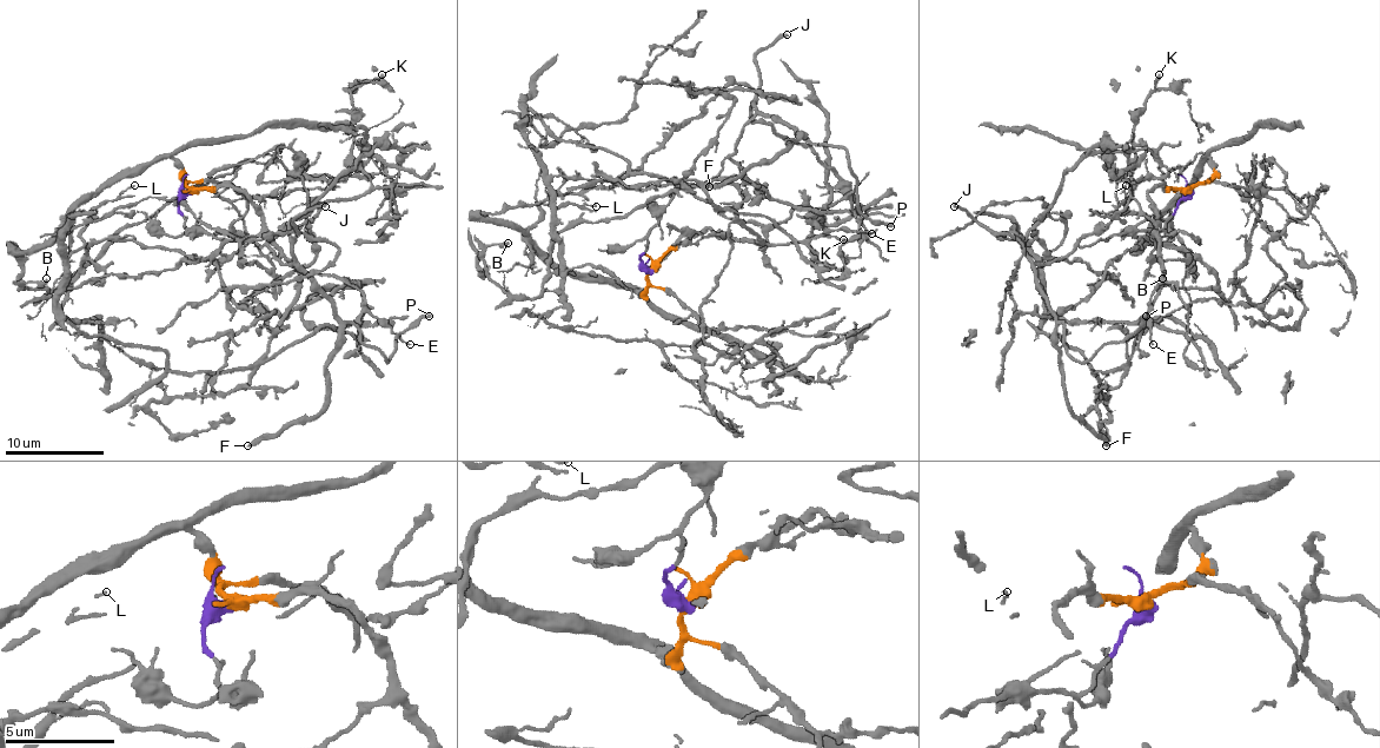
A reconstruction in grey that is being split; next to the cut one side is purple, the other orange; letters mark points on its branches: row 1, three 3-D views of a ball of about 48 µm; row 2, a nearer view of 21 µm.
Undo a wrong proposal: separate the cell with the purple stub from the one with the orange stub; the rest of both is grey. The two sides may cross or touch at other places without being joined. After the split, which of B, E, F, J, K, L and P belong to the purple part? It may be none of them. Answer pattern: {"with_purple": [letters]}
{"with_purple": ["F", "J", "K", "P"]}

